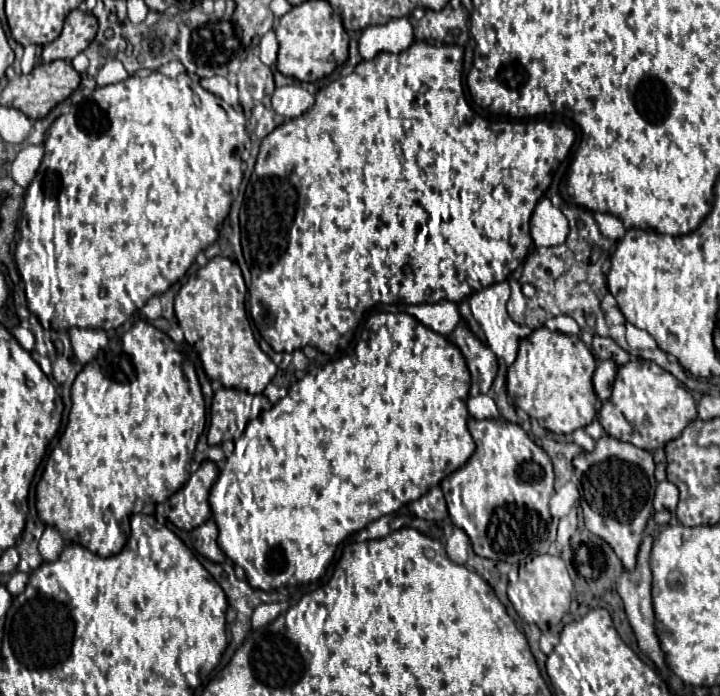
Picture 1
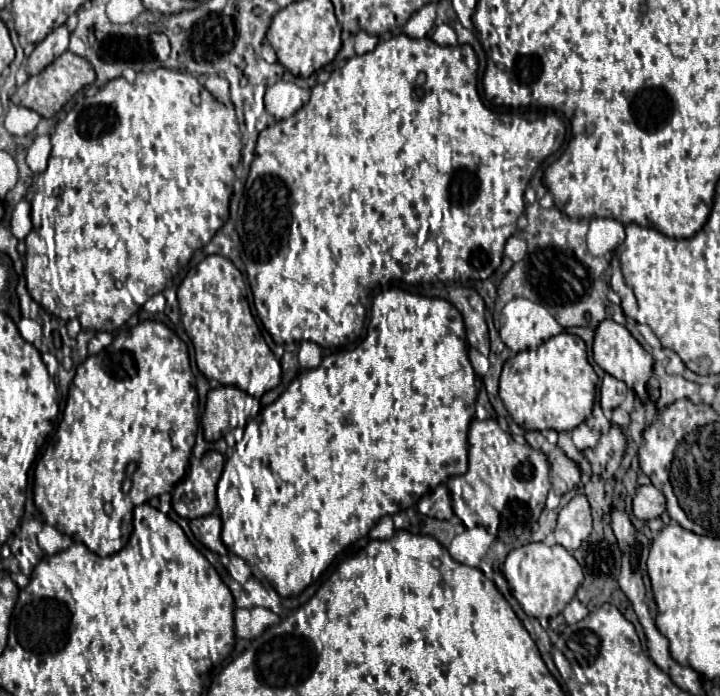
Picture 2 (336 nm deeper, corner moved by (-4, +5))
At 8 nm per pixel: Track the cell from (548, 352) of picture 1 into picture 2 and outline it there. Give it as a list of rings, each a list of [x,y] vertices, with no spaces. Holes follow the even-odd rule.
[[[562,332],[536,350],[518,352],[510,358],[500,376],[498,395],[506,410],[524,430],[574,430],[594,406],[598,376],[586,358],[586,344],[576,334]]]

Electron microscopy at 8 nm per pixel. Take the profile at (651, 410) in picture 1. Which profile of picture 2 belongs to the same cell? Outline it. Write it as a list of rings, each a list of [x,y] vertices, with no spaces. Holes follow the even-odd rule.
[[[604,320],[596,328],[594,360],[604,372],[608,372],[610,376],[622,380],[642,400],[642,404],[648,402],[648,398],[650,398],[648,380],[652,378],[652,372],[654,372],[654,356],[648,350],[644,350],[624,326],[620,326],[620,324],[612,322],[612,320]]]

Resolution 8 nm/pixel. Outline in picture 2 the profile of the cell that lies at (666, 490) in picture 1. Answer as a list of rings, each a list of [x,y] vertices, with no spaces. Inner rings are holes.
[[[640,486],[636,498],[632,500],[632,512],[640,520],[658,518],[666,510],[666,498],[656,486]]]

